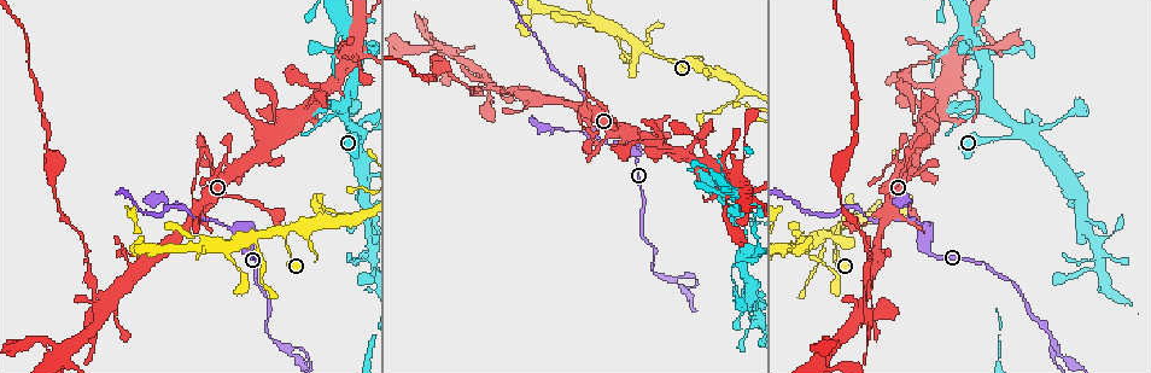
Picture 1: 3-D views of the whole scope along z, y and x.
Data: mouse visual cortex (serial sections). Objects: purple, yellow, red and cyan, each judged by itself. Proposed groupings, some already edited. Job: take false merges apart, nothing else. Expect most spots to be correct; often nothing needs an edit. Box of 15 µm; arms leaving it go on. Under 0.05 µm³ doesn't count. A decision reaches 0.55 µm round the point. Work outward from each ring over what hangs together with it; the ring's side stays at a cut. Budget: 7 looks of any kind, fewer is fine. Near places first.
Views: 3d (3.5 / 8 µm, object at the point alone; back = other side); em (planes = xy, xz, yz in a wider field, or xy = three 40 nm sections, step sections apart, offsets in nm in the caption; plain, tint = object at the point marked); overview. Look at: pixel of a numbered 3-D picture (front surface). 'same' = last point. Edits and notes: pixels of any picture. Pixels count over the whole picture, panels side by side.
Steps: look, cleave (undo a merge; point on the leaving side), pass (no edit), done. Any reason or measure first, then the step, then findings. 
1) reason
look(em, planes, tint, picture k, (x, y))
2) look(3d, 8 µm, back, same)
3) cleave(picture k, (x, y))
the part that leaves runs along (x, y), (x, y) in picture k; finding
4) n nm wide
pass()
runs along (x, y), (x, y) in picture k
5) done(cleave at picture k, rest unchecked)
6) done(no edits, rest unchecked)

small branch off a trunk
look(3d, 3.5 µm, picture 1, (276, 131))

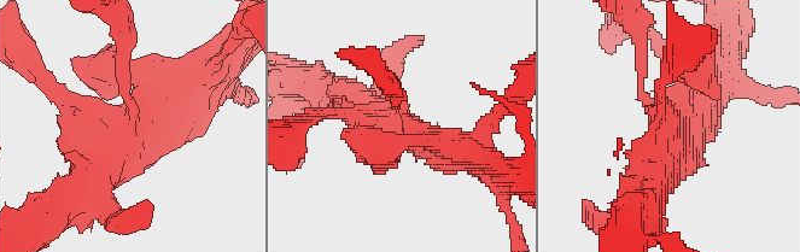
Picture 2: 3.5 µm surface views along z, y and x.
shape alone is not enough
look(em, xy, step 3, tint, picture 2, (134, 128))

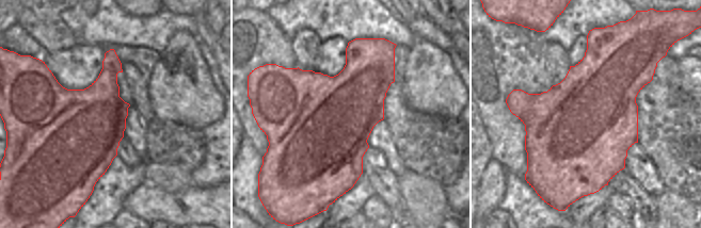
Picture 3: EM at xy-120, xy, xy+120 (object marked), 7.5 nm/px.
pass()
runs along (85, 187), (144, 116), (192, 76) in picture 2; one cell here

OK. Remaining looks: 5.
thick turns thin
look(3d, 3.5 µm, picture 1, (596, 135))

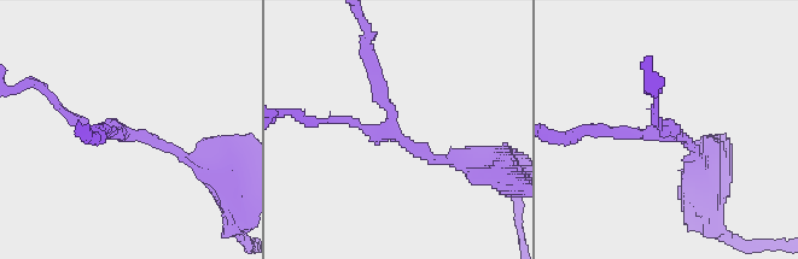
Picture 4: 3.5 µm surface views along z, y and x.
look(em, xy, step 1, tint, picture 4, (120, 129))

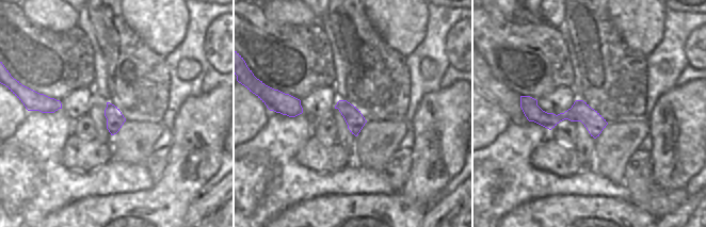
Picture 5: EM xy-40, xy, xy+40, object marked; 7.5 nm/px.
look(em, xy, step 2, tint, same)

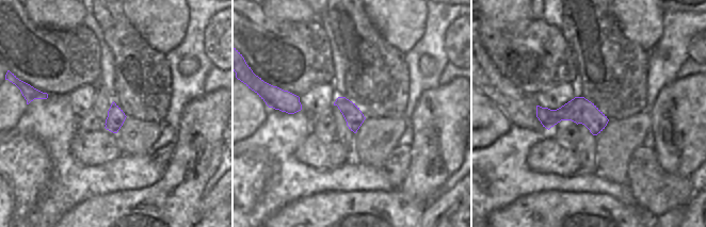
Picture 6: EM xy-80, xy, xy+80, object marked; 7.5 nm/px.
arms of 150, 150, 150 nm
pass()
runs along (458, 165), (391, 131), (368, 60) in picture 4; one cell here

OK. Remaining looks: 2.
a fork
look(3d, 3.5 µm, picture 1, (283, 237))

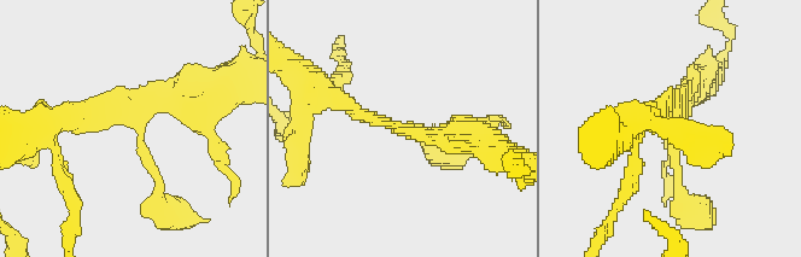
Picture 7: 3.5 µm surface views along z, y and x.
shape alone is not enough
look(em, planes, tint, picture 7, (140, 125))

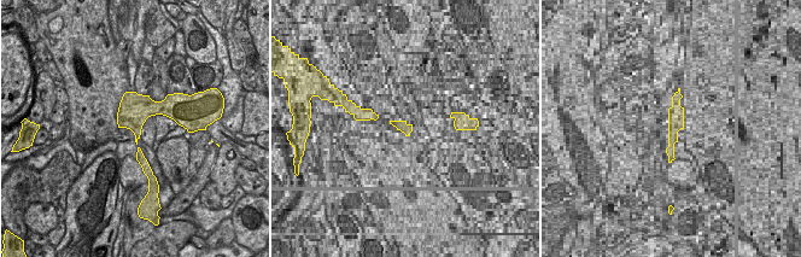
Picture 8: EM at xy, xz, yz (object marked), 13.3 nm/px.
pass()
runs along (157, 203), (134, 122), (68, 115) in picture 7; one cell here

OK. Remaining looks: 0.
done(no edits, rest unchecked)

